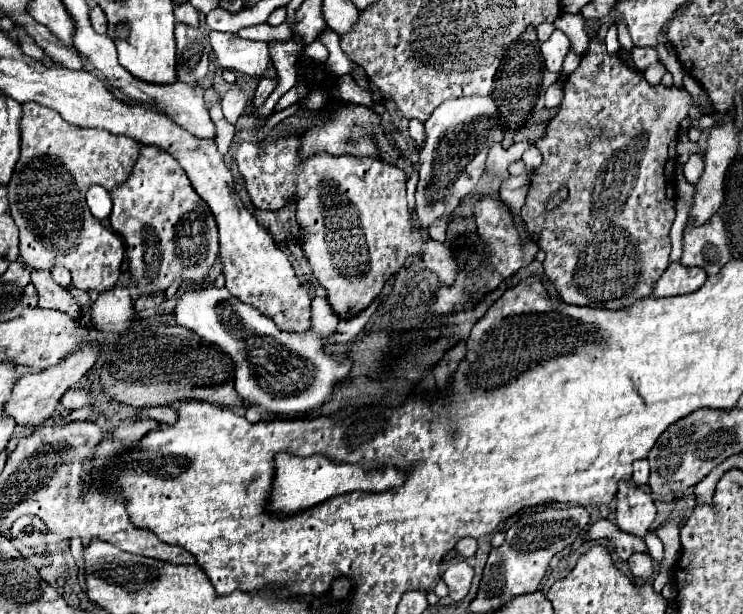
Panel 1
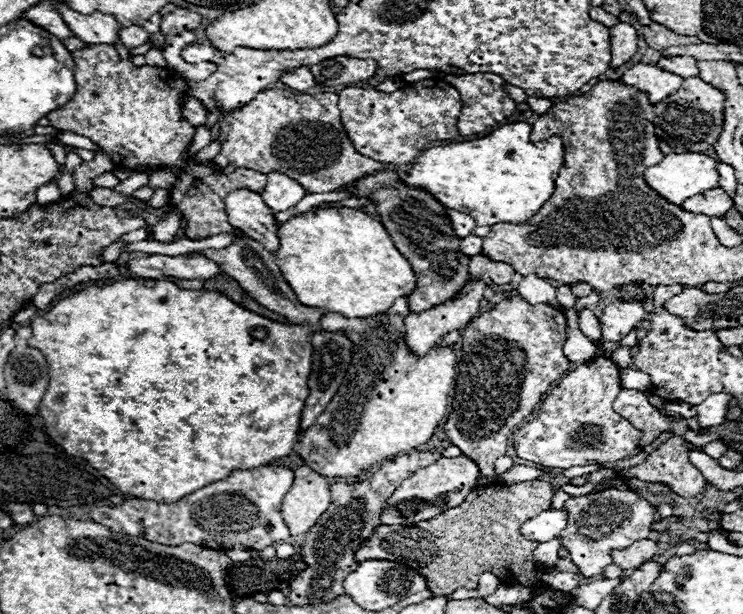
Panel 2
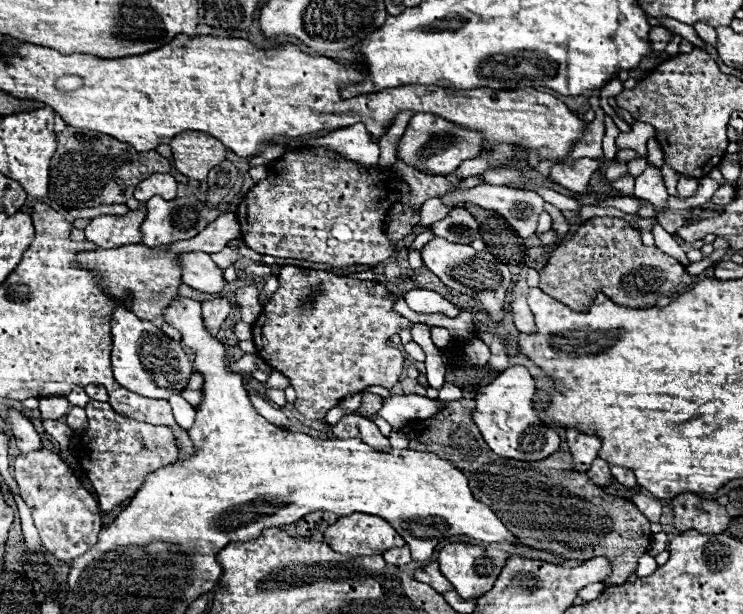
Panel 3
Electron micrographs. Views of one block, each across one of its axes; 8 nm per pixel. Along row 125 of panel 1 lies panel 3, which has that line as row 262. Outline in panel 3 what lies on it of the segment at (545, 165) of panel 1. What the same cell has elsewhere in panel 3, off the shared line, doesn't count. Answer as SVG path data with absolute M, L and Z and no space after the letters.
M602 216L584 222L570 242L558 246L552 252L546 268L540 272L540 288L576 312L590 310L590 304L594 302L598 292L604 292L612 302L626 308L652 308L660 298L684 292L694 282L694 278L696 276L690 276L686 272L686 266L682 266L676 258L668 256L656 246L644 246L640 240L640 232L630 228L626 220Z

